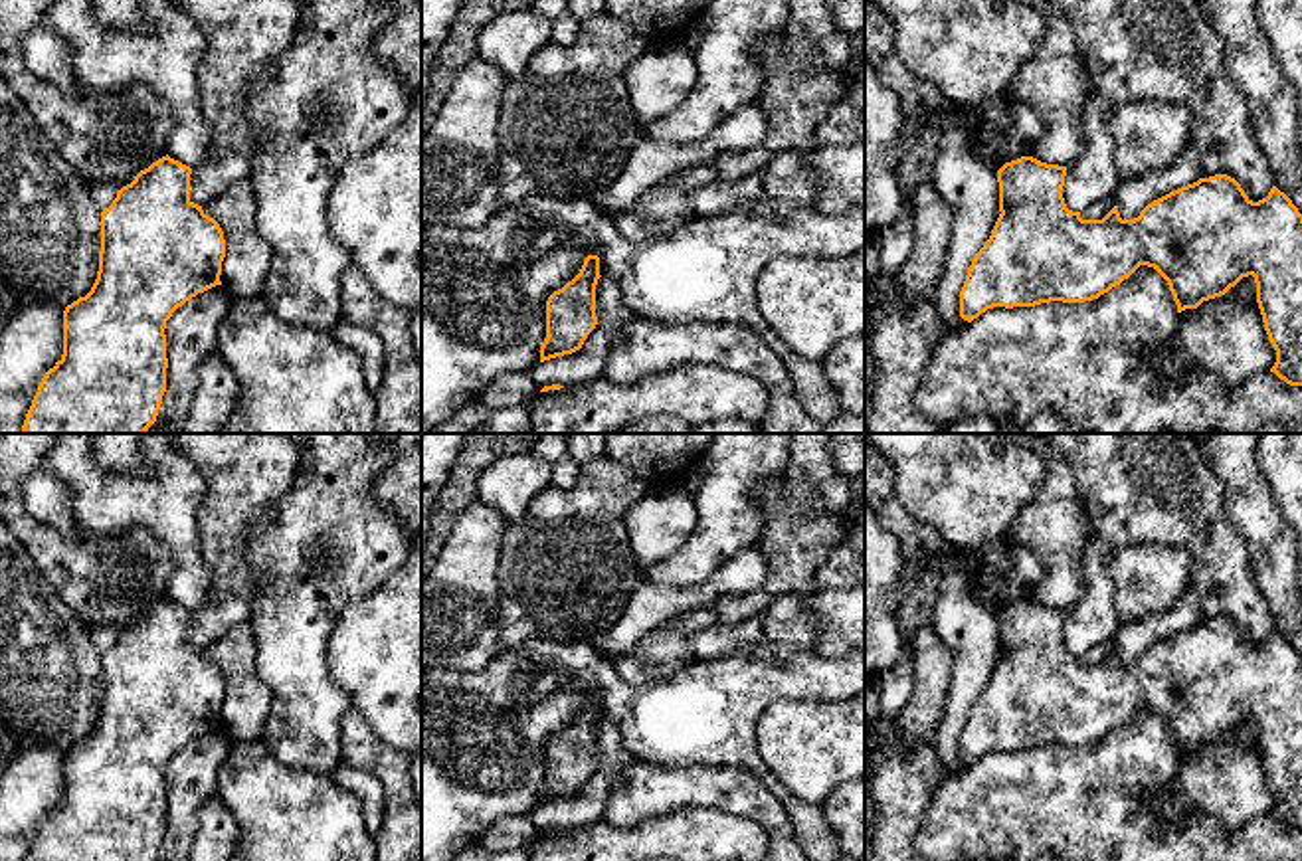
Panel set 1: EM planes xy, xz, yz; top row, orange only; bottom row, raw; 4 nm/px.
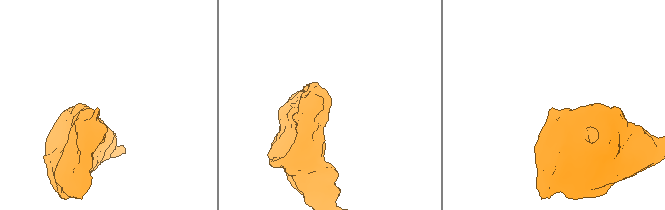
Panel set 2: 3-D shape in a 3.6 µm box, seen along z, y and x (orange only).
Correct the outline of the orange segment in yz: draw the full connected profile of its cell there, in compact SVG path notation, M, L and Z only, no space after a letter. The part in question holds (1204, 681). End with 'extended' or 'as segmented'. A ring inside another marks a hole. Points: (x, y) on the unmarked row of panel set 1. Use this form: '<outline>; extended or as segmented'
M1033 600L997 614L1001 657L968 711L960 734L964 764L972 766L993 750L1092 744L1140 709L1154 711L1167 724L1177 756L1197 752L1253 718L1264 774L1276 794L1270 815L1302 829L1302 657L1284 635L1272 629L1266 641L1253 645L1235 622L1215 618L1154 643L1134 663L1122 663L1118 649L1102 663L1082 663L1065 647L1065 620L1067 610Z; as segmented

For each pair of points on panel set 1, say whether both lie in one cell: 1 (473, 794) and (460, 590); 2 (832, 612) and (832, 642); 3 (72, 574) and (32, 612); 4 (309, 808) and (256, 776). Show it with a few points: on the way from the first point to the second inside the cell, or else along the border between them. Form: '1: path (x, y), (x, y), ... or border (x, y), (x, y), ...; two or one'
1: border (499, 652), (479, 669), (442, 669); two
2: path (832, 620), (832, 634); one
3: border (28, 551), (36, 569), (86, 624); two
4: path (295, 808), (287, 808), (270, 790); one

